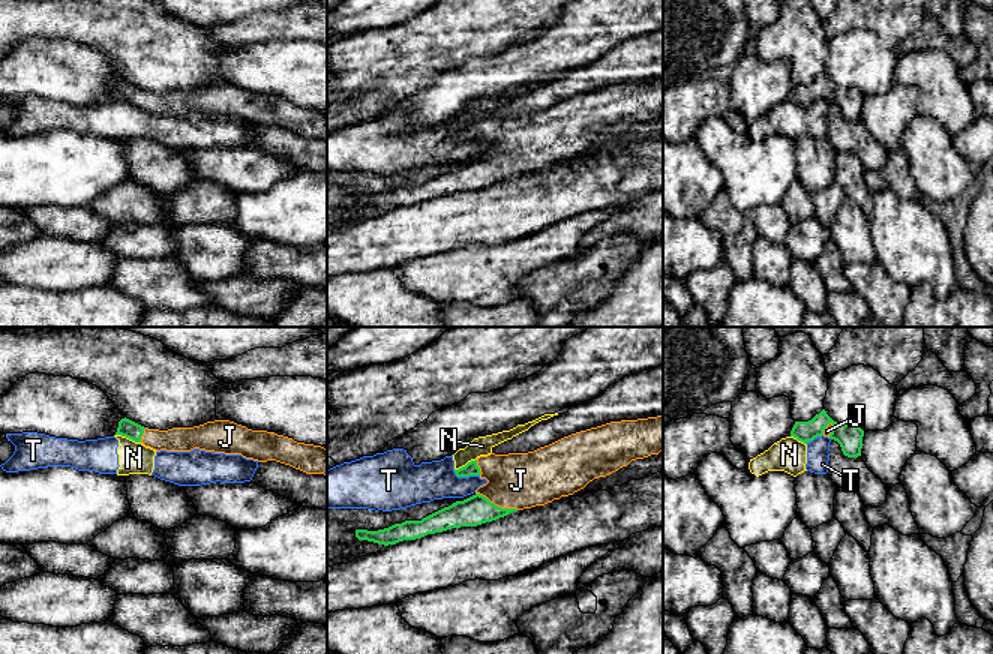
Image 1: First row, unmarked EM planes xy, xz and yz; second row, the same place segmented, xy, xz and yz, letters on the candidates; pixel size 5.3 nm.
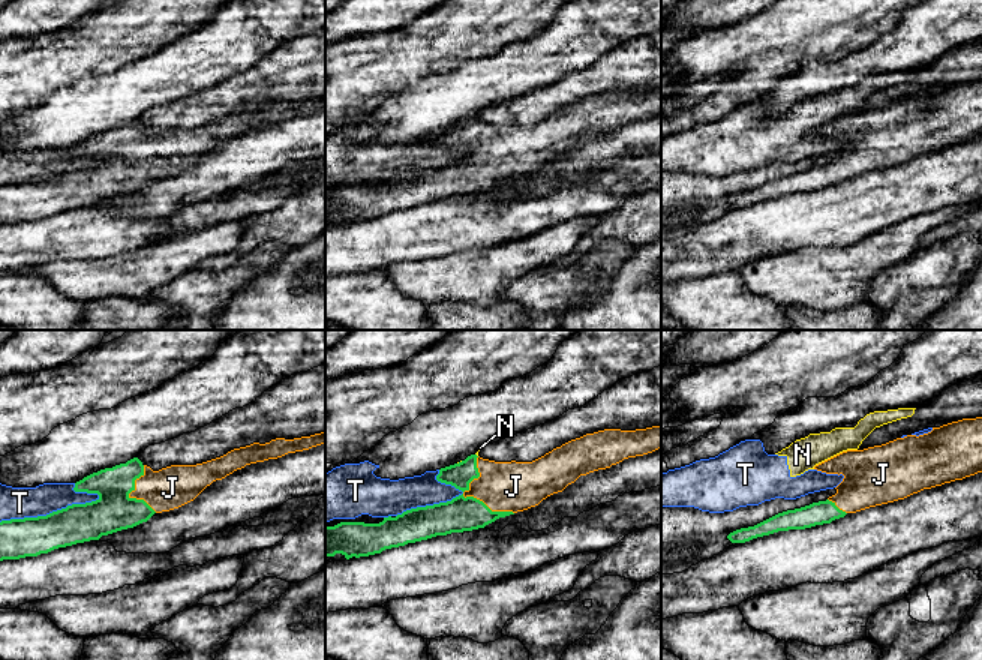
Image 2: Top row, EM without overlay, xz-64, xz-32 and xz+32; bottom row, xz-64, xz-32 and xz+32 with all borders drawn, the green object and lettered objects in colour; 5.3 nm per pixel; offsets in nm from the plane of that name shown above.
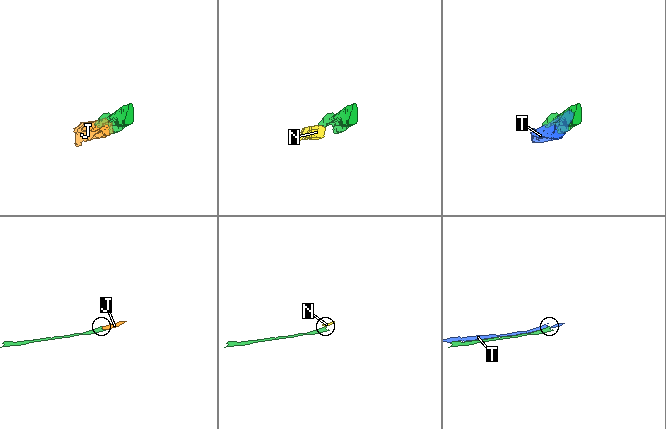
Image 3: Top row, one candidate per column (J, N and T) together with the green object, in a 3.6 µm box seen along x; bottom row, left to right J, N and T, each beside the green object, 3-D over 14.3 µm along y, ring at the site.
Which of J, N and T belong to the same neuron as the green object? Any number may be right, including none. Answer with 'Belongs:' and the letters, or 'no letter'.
Belongs: J

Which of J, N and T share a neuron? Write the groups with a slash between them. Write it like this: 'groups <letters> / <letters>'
groups J / N T

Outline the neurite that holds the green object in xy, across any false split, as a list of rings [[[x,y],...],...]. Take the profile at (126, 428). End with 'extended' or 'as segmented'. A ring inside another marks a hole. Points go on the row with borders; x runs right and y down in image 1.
[[[124,417],[118,422],[116,435],[141,442],[156,452],[190,452],[200,448],[214,453],[242,454],[258,462],[276,460],[306,474],[327,476],[327,448],[297,442],[274,432],[252,430],[230,420],[159,430],[144,428]]]; extended

